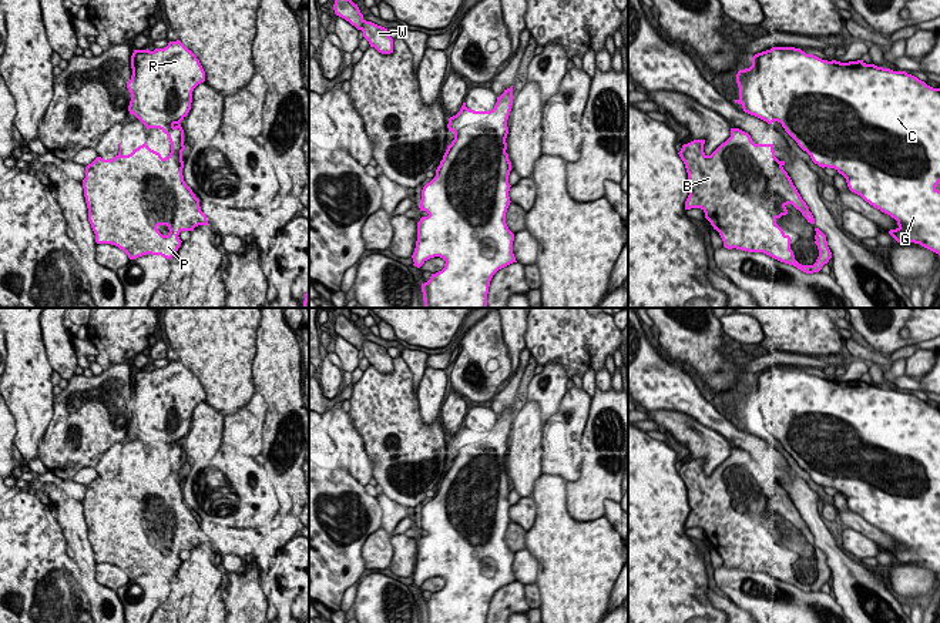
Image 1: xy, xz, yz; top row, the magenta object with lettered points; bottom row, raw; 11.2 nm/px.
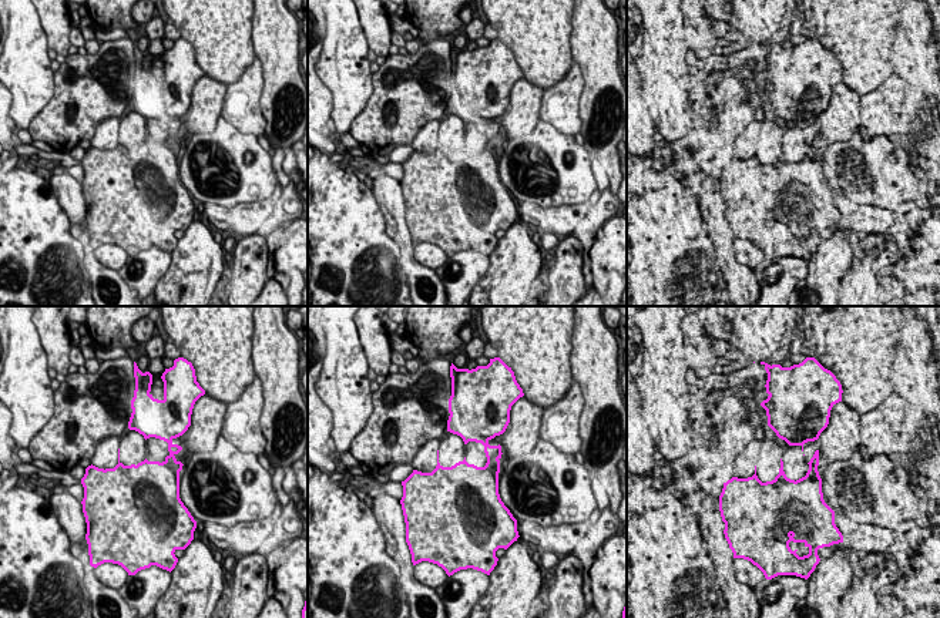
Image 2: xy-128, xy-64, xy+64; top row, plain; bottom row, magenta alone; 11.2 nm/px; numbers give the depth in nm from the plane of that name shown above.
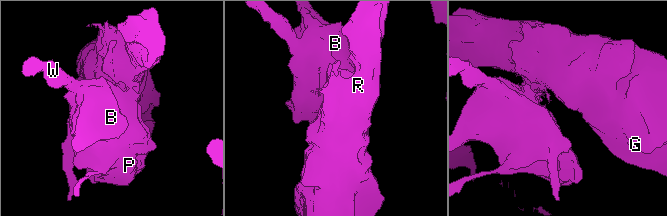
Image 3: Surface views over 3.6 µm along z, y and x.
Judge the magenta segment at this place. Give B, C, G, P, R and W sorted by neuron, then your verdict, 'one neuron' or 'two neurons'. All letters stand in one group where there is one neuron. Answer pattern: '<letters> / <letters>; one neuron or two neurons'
B P W / C G R; two neurons

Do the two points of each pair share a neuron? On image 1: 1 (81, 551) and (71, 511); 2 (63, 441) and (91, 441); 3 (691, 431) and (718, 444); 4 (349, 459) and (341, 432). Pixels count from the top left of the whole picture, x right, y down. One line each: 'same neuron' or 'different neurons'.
1: same neuron
2: same neuron
3: same neuron
4: same neuron

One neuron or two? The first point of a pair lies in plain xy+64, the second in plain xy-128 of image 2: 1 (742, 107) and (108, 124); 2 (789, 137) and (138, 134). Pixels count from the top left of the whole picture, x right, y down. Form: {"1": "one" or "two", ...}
{"1": "two", "2": "two"}

